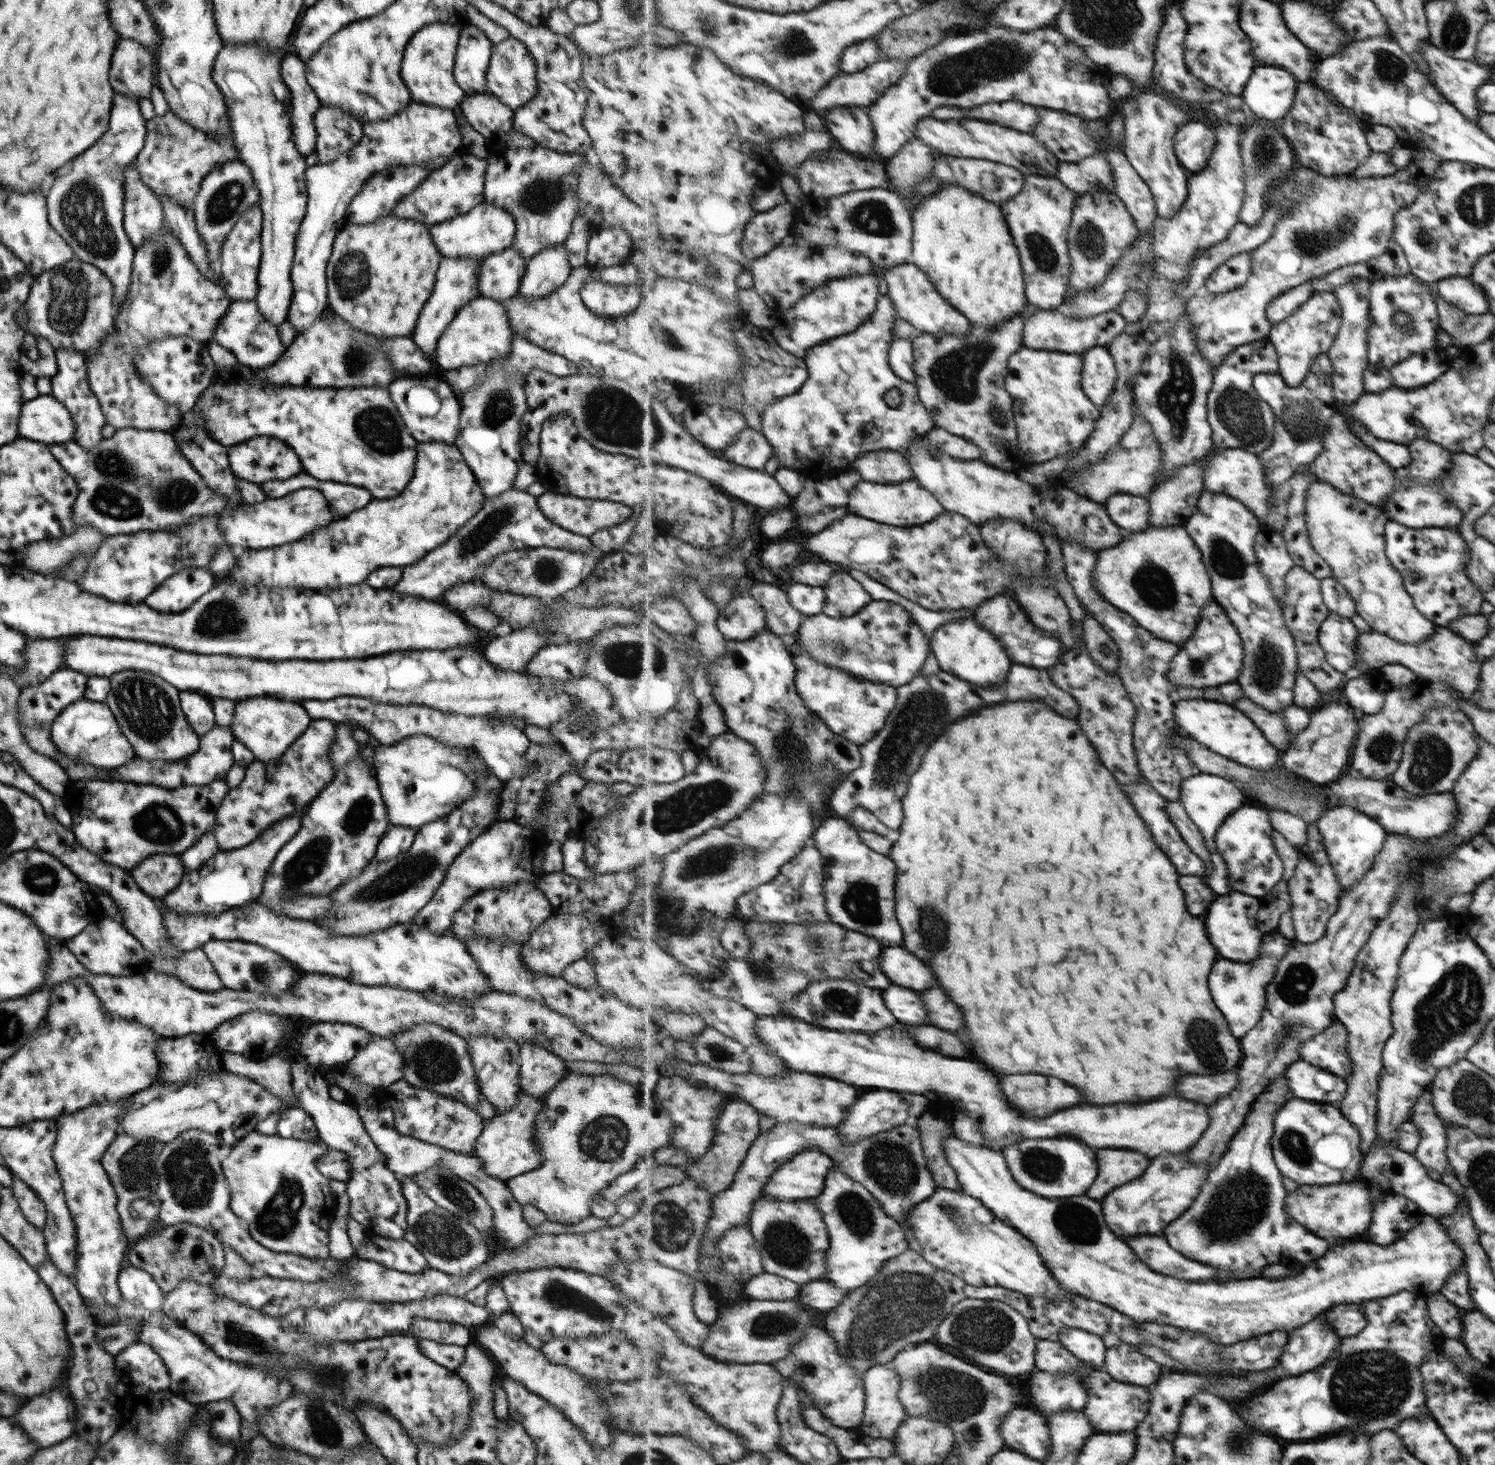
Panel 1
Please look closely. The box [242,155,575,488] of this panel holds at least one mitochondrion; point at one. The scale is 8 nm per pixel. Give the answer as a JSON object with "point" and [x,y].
{"point":[377,427]}

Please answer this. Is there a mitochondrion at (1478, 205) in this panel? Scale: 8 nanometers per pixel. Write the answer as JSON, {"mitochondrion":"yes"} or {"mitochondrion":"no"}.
{"mitochondrion":"yes"}

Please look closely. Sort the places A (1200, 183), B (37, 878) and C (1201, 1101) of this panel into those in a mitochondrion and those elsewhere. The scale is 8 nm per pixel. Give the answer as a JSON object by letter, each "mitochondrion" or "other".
{"A":"other","B":"mitochondrion","C":"other"}

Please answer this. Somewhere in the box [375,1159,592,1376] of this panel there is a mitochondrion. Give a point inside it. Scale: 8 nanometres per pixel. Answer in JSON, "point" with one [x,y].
{"point":[435,1233]}

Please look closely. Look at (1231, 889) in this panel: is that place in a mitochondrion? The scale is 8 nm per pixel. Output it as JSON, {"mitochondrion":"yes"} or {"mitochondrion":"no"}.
{"mitochondrion":"no"}

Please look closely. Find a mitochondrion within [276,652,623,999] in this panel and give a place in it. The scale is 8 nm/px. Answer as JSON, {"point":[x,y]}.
{"point":[396,885]}

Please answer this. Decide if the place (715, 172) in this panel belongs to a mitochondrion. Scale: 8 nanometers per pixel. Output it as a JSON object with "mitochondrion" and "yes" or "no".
{"mitochondrion":"yes"}

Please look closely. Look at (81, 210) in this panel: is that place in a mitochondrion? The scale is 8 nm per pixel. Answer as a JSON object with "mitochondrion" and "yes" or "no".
{"mitochondrion":"yes"}

